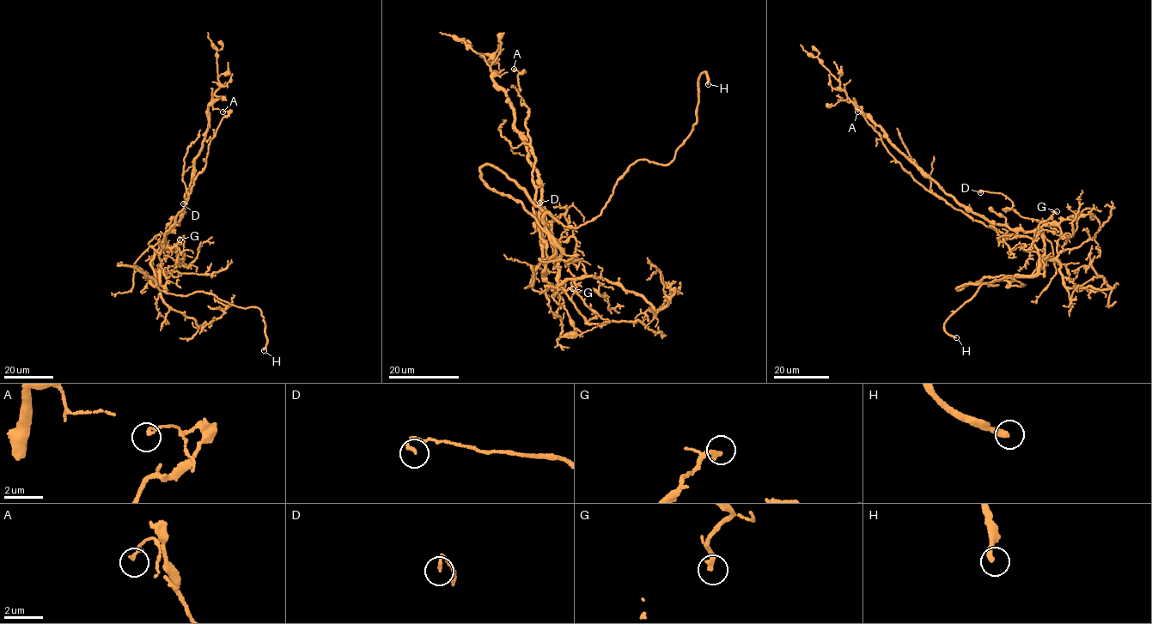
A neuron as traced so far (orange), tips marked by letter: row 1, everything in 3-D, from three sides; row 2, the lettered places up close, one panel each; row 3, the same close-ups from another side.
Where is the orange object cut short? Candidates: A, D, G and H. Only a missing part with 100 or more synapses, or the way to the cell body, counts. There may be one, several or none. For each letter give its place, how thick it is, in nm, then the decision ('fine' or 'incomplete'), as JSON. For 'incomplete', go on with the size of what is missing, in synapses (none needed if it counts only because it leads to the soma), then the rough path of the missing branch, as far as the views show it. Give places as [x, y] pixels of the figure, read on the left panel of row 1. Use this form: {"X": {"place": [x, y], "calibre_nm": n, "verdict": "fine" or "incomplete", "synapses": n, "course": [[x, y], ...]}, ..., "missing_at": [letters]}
{"A": {"place": [222, 112], "calibre_nm": 150, "verdict": "fine"}, "D": {"place": [183, 203], "calibre_nm": 160, "verdict": "fine"}, "G": {"place": [179, 239], "calibre_nm": 200, "verdict": "fine"}, "H": {"place": [264, 350], "calibre_nm": 280, "verdict": "incomplete", "course": [[264, 350], [273, 365]]}, "missing_at": ["H"]}

